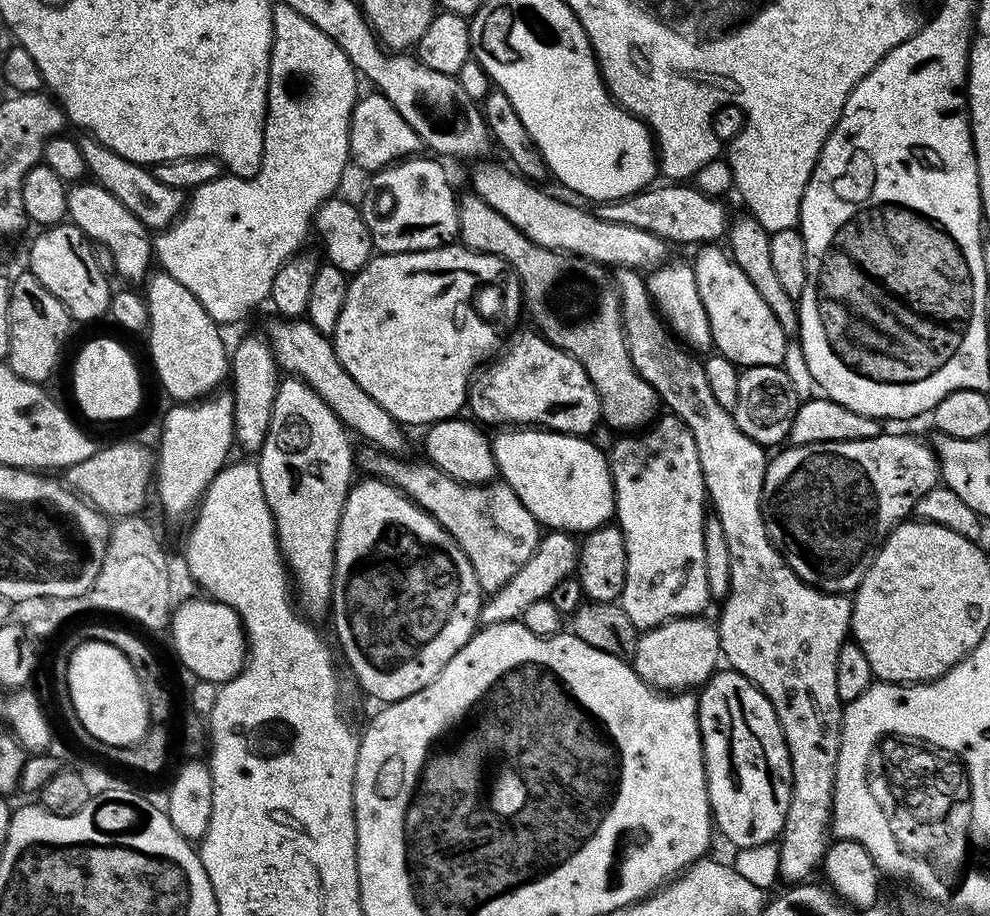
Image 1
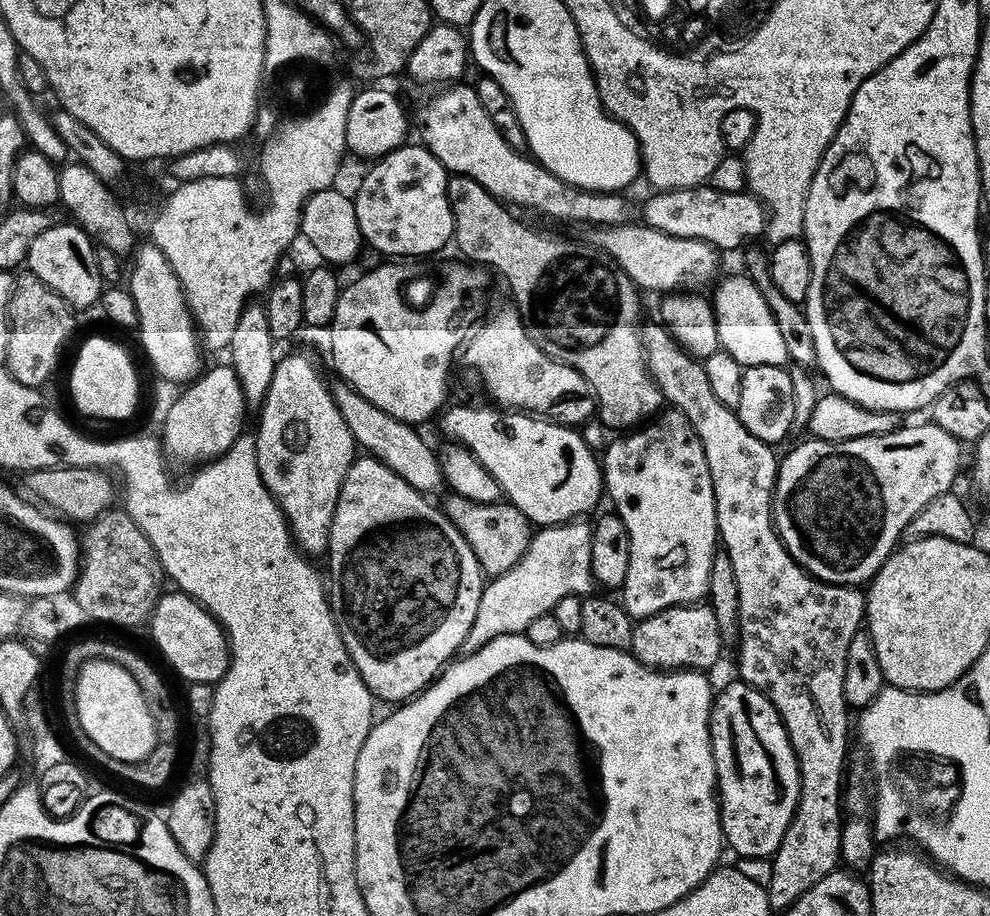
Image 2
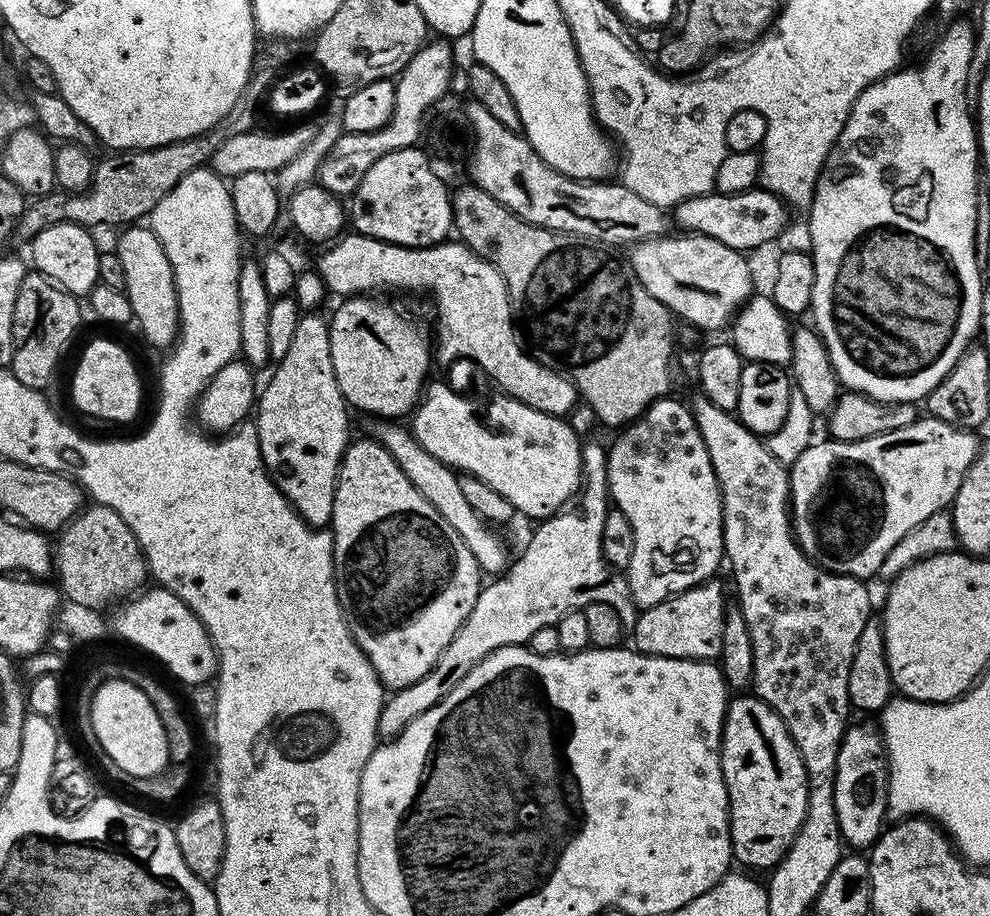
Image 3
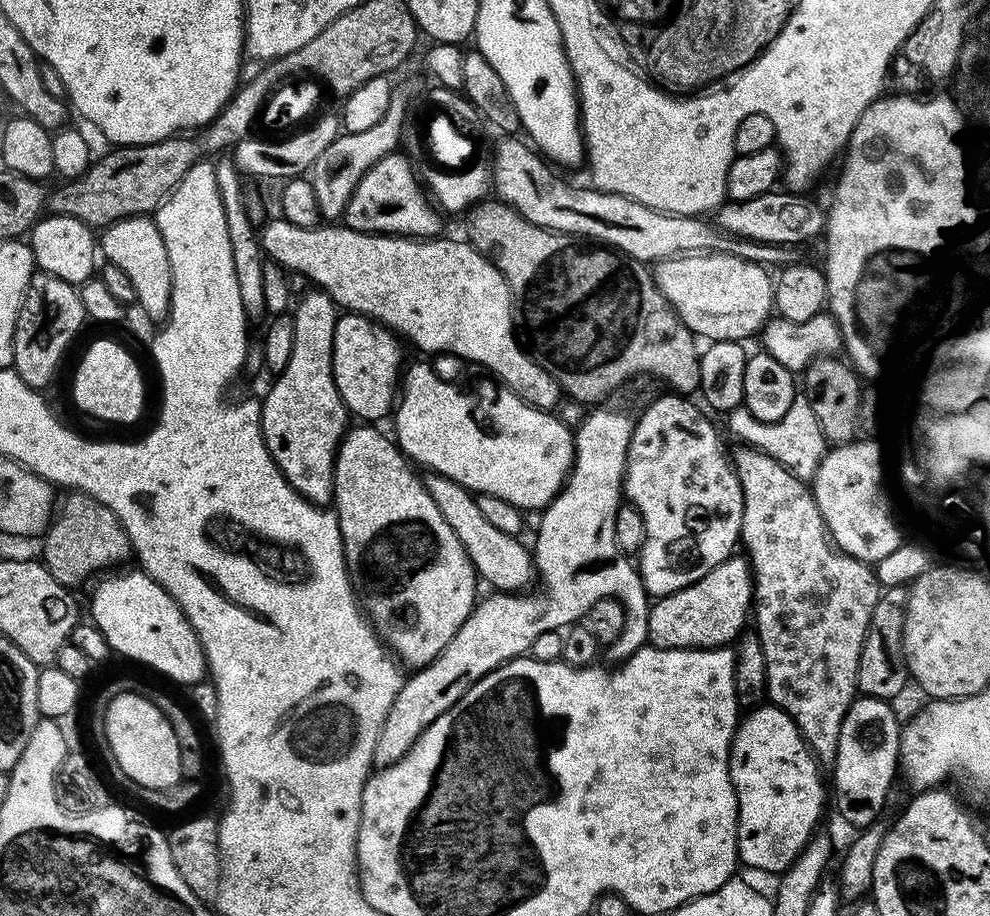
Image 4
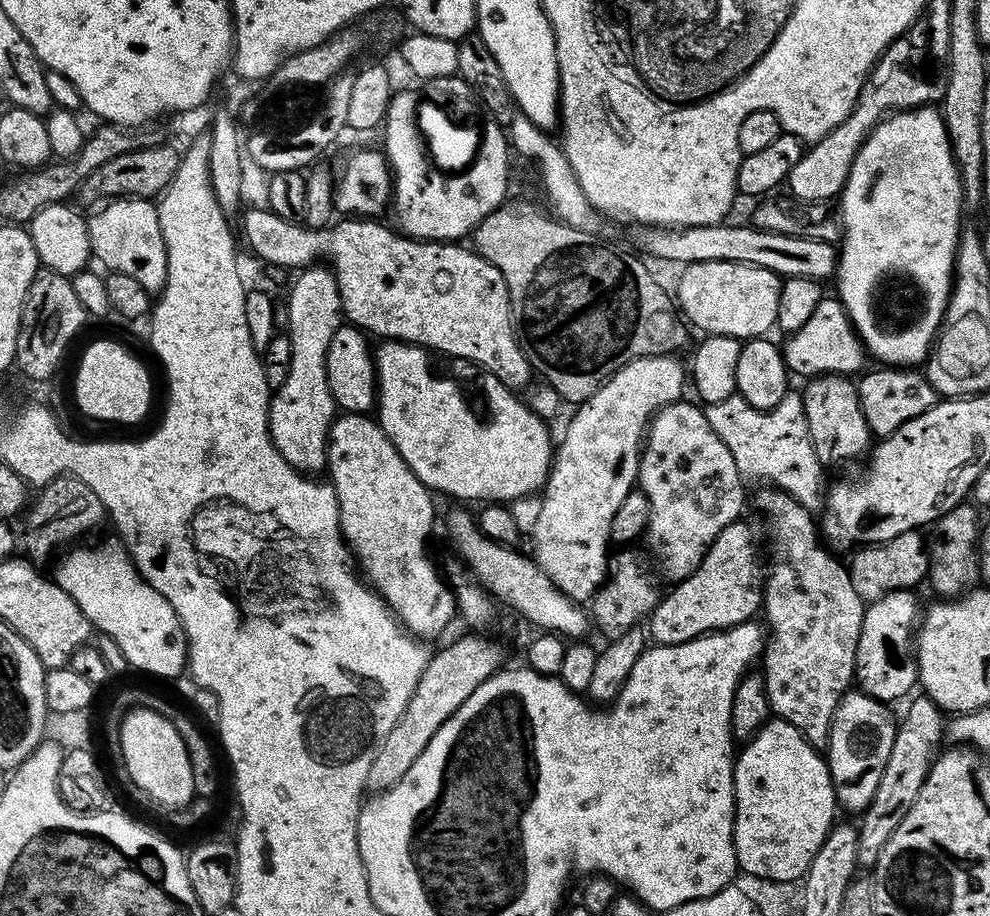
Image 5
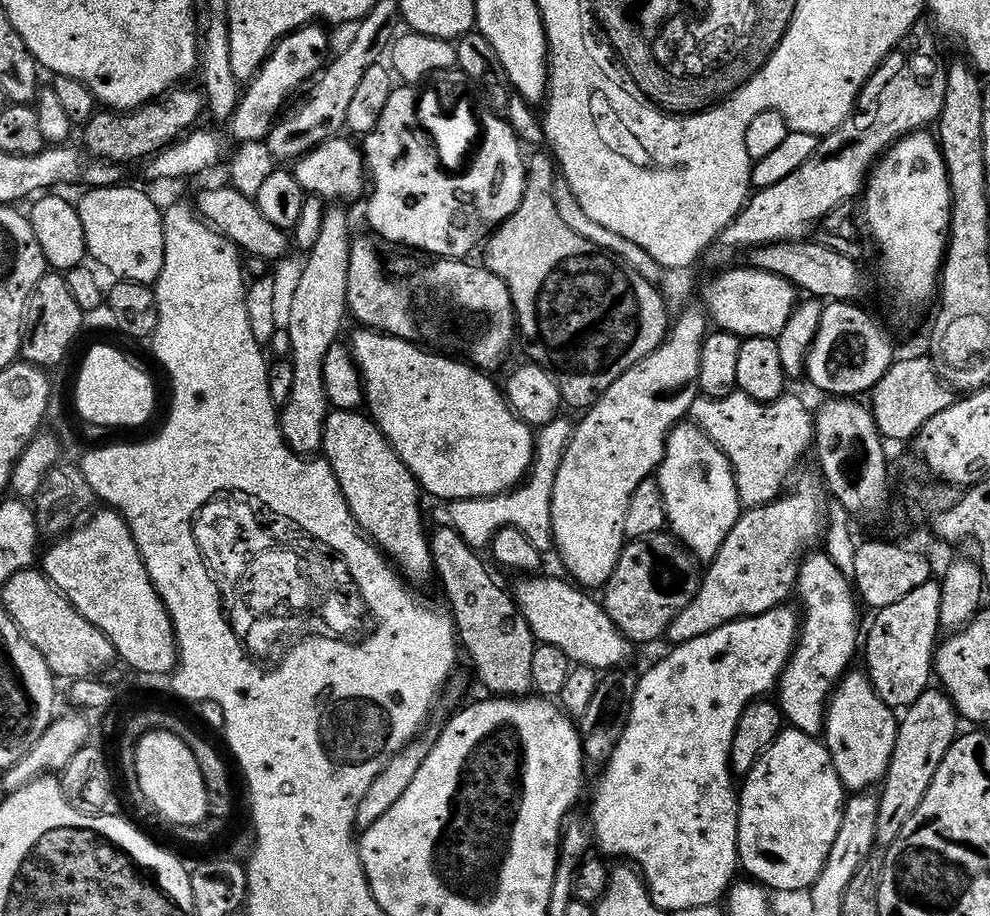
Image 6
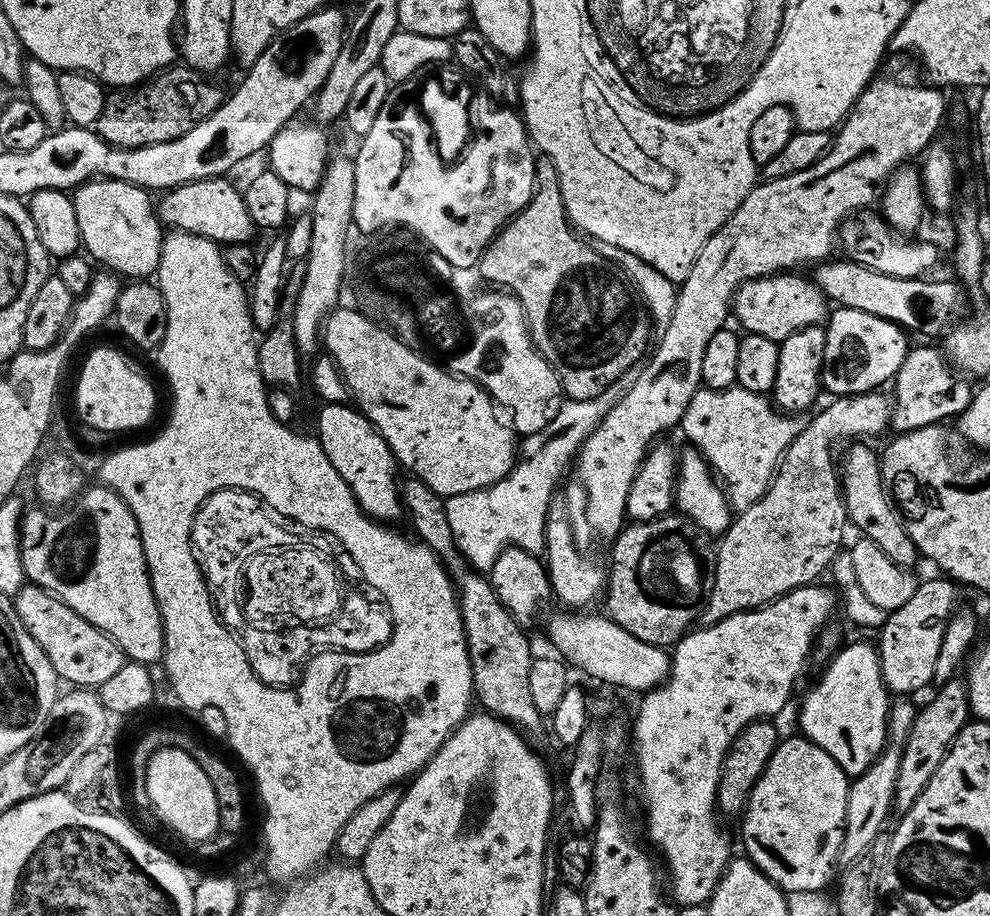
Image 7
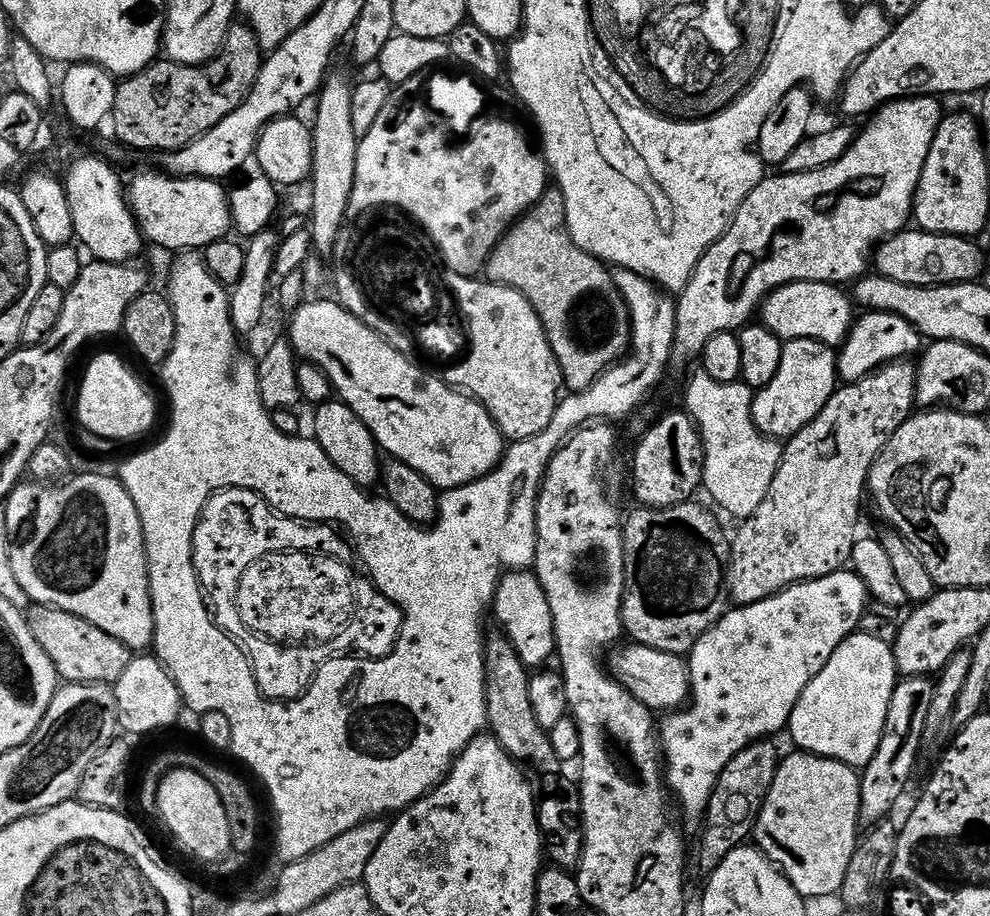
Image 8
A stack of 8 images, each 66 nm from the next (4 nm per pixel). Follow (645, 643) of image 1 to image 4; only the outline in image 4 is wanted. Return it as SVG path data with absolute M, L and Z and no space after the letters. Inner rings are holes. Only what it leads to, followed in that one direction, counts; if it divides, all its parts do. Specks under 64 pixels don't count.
M733 554L723 560L710 574L698 578L690 586L669 596L659 597L650 610L648 644L653 648L723 648L731 645L741 635L745 627L744 619L749 619L752 606L752 570L743 555Z

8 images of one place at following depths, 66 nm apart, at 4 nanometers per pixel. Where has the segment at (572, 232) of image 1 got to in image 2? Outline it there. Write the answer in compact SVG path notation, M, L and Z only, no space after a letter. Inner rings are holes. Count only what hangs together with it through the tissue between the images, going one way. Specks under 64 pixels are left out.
M629 222L615 226L604 226L599 229L595 243L602 246L602 250L609 258L630 277L637 289L649 288L659 294L672 294L677 290L700 290L703 284L713 283L712 275L716 272L717 249L706 241L691 240L690 238L671 237L670 234L662 233L658 229L645 227L640 222Z

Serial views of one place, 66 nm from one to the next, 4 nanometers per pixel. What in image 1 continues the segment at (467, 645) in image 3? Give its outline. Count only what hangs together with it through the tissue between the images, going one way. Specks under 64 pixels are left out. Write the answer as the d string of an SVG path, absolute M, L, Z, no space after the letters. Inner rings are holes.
M559 530L549 531L536 547L530 562L526 562L526 566L522 566L522 570L518 570L518 574L514 574L514 578L502 590L491 593L483 601L480 609L481 621L484 624L497 624L507 620L520 620L528 606L538 602L539 599L549 599L554 588L558 586L558 582L562 582L562 578L573 575L577 568L577 537Z

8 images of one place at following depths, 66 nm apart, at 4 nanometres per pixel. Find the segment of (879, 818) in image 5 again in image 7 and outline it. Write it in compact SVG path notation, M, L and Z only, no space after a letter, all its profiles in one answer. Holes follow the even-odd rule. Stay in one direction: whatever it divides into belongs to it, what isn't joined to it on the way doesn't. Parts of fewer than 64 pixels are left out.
M963 679L947 680L935 690L937 692L933 694L932 701L925 708L921 707L917 711L914 726L902 750L902 767L898 770L898 786L894 803L900 810L907 810L910 806L914 806L918 794L922 794L930 778L934 778L934 770L938 770L942 758L952 749L954 738L970 720L968 690Z

